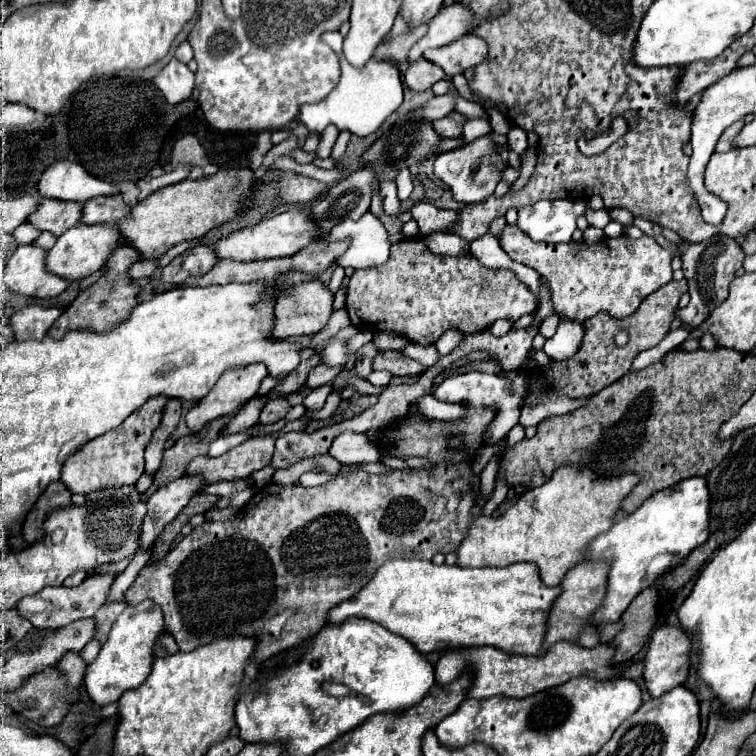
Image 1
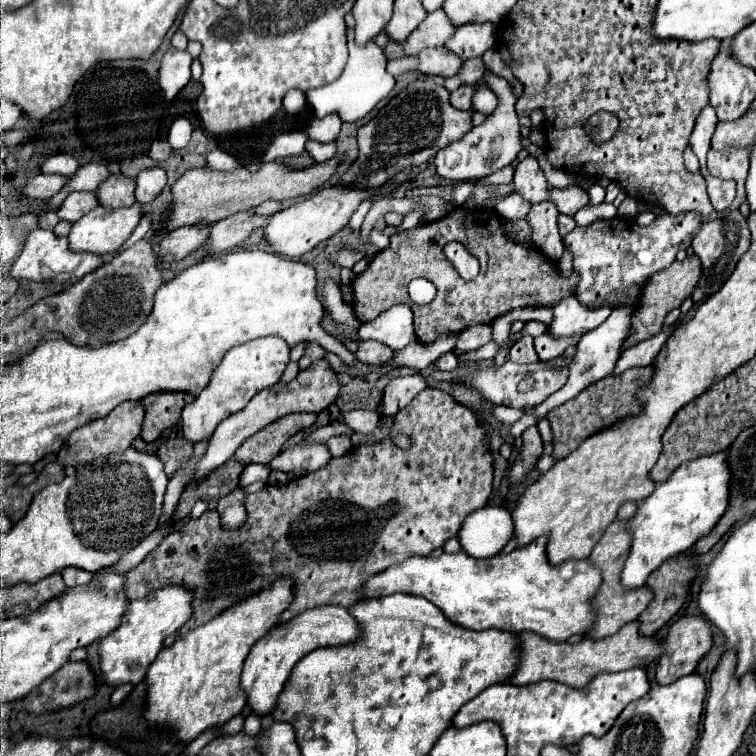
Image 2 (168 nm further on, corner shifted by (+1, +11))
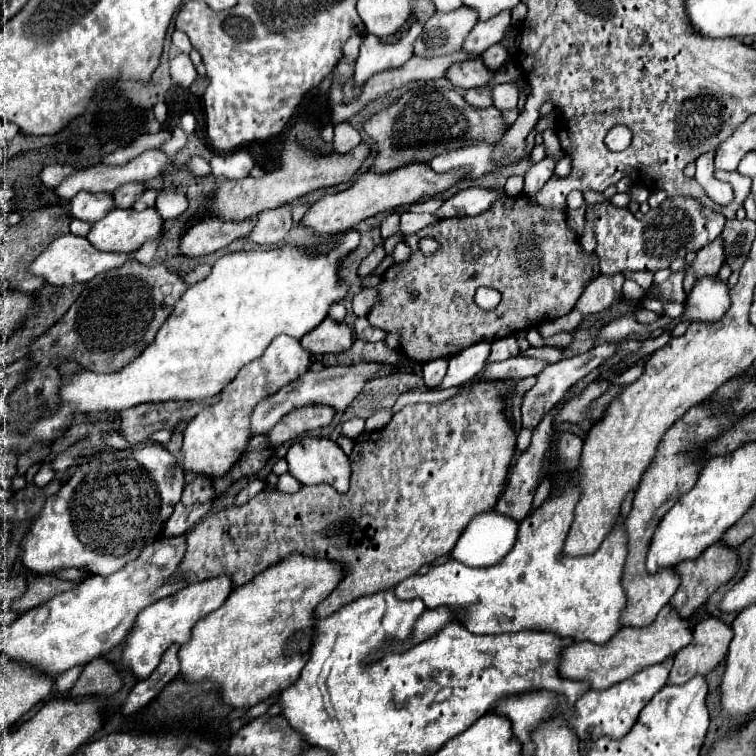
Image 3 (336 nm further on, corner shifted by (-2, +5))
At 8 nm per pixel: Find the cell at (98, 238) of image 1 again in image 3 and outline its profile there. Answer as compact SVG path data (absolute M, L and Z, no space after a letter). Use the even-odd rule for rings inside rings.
M113 209L101 221L91 225L91 231L85 235L89 243L93 243L99 251L113 251L113 253L135 253L145 241L155 239L161 235L163 221L155 209L135 211L135 209Z

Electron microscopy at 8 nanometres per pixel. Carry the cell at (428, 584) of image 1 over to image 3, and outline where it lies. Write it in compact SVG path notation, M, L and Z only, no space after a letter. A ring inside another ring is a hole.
M561 485L561 489L553 491L551 497L525 521L519 523L519 533L515 547L511 553L501 559L501 563L493 567L467 567L455 559L437 565L431 573L411 575L395 587L397 599L421 599L427 609L449 607L453 613L459 611L457 621L475 635L497 635L497 633L517 633L523 629L531 631L553 631L559 637L571 637L573 641L591 641L591 643L607 643L619 629L619 613L625 607L625 595L621 587L621 571L627 555L625 537L621 519L609 533L609 537L601 543L601 547L587 557L567 557L561 553L563 541L567 537L573 507L577 503L577 489L571 485Z

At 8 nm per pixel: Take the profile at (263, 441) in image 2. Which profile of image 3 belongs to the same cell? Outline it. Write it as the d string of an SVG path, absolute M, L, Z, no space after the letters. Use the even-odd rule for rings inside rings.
M303 407L301 411L293 411L285 419L281 419L265 435L265 439L271 443L271 449L277 449L283 443L301 437L307 431L327 427L331 423L333 415L335 415L335 411L331 407Z

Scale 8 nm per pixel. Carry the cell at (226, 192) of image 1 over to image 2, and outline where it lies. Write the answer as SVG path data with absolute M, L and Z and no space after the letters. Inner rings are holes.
M332 157L324 163L314 163L306 169L292 169L280 163L264 163L255 172L248 171L246 167L240 167L236 171L214 171L214 169L188 169L172 187L174 205L176 209L170 213L170 219L166 223L168 231L192 225L196 221L208 221L216 223L228 215L234 215L238 211L250 211L258 207L260 203L274 199L274 201L286 201L286 199L298 199L304 195L314 193L320 189L338 169L342 163L340 157Z

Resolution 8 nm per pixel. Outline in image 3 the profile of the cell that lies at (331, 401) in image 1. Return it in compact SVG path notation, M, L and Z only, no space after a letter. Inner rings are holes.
M327 317L301 341L311 355L325 355L325 353L341 353L349 349L355 339L353 339L353 331L345 323L333 323L333 319Z

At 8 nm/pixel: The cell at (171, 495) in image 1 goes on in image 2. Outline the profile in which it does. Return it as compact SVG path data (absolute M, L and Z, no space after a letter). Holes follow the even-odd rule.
M326 359L322 361L316 361L312 363L310 367L306 369L300 369L300 373L296 375L296 379L288 381L288 383L276 383L268 389L262 389L260 393L256 393L252 397L252 401L238 413L226 417L214 431L210 443L208 443L208 451L204 453L204 457L200 459L198 463L198 471L194 475L196 477L202 477L204 473L224 465L232 455L234 451L248 439L252 437L254 433L258 433L262 427L270 425L272 421L284 417L284 415L290 415L290 413L302 413L302 411L308 411L308 413L320 413L324 409L328 409L336 399L338 399L338 393L340 393L340 381L338 381L338 375L336 371L330 367L330 363Z

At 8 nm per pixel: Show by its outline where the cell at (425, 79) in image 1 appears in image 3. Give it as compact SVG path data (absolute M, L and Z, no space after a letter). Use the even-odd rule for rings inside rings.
M479 57L461 61L461 63L453 63L445 71L445 79L449 79L455 87L463 87L463 89L483 87L491 77L493 77L493 73L483 65L483 61Z

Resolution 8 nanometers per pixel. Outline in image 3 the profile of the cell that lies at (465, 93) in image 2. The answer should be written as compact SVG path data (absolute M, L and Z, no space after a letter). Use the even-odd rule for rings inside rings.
M487 87L469 89L469 91L465 91L463 99L473 107L489 107L491 105L491 89L487 89Z

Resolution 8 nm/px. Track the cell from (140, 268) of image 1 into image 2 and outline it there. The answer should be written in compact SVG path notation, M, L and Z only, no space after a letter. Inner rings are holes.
M196 223L174 229L160 243L158 257L164 261L180 261L186 255L200 249L210 237L210 223Z

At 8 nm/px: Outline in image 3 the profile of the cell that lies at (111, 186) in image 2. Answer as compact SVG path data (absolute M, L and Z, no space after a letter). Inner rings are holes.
M125 183L121 187L117 187L111 195L115 201L115 207L119 209L131 209L133 203L143 195L145 185L143 183Z

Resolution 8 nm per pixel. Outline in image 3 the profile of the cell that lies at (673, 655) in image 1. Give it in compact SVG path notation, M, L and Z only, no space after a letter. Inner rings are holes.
M709 617L695 625L693 641L673 657L669 685L683 685L695 675L707 675L727 655L733 631L719 619Z

